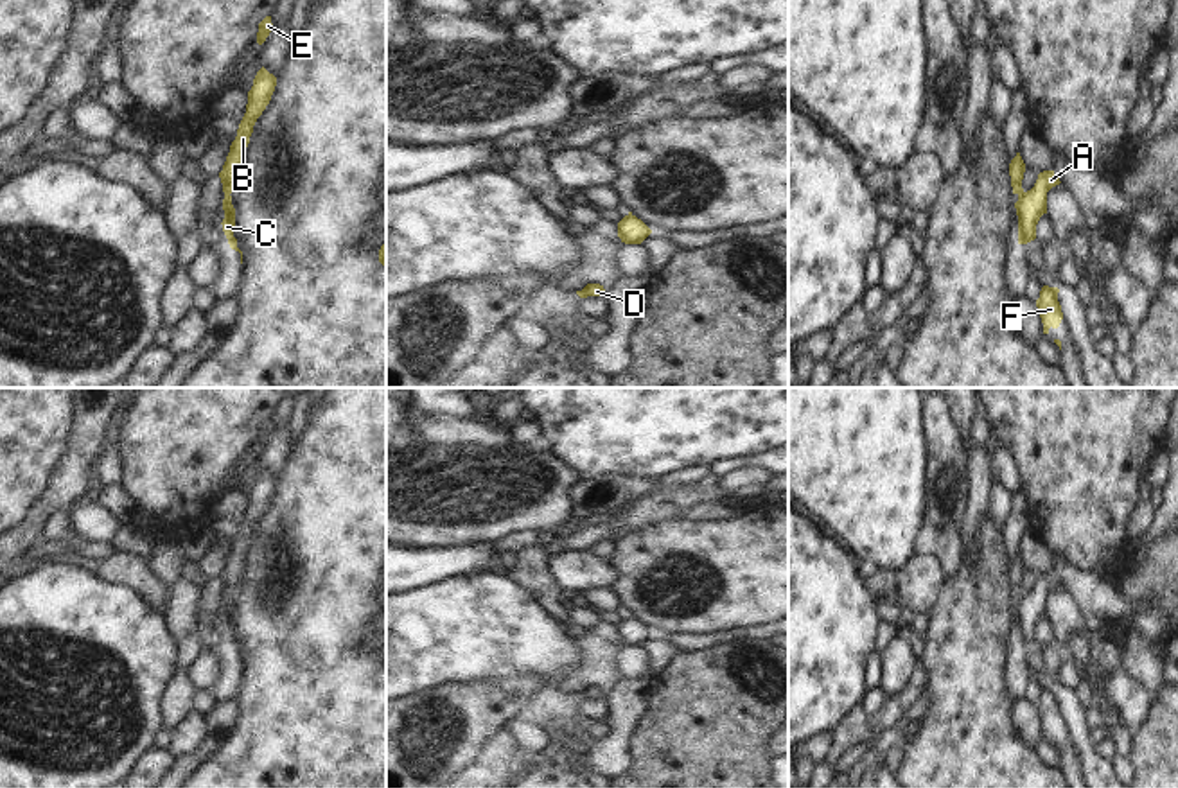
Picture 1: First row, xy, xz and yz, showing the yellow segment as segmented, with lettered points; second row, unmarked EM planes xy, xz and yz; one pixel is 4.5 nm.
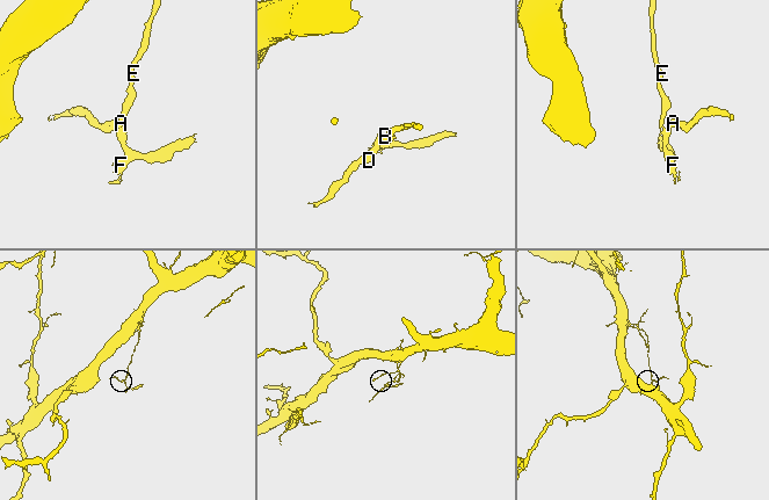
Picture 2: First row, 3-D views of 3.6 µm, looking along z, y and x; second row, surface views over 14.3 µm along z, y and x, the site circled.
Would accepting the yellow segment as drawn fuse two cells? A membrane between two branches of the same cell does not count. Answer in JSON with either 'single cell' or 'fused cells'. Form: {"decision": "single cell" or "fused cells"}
{"decision": "fused cells"}

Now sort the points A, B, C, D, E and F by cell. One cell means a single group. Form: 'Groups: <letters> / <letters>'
Groups: A C D F / B E.

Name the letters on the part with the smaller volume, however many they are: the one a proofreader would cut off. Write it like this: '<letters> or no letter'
A, C, D, F.

